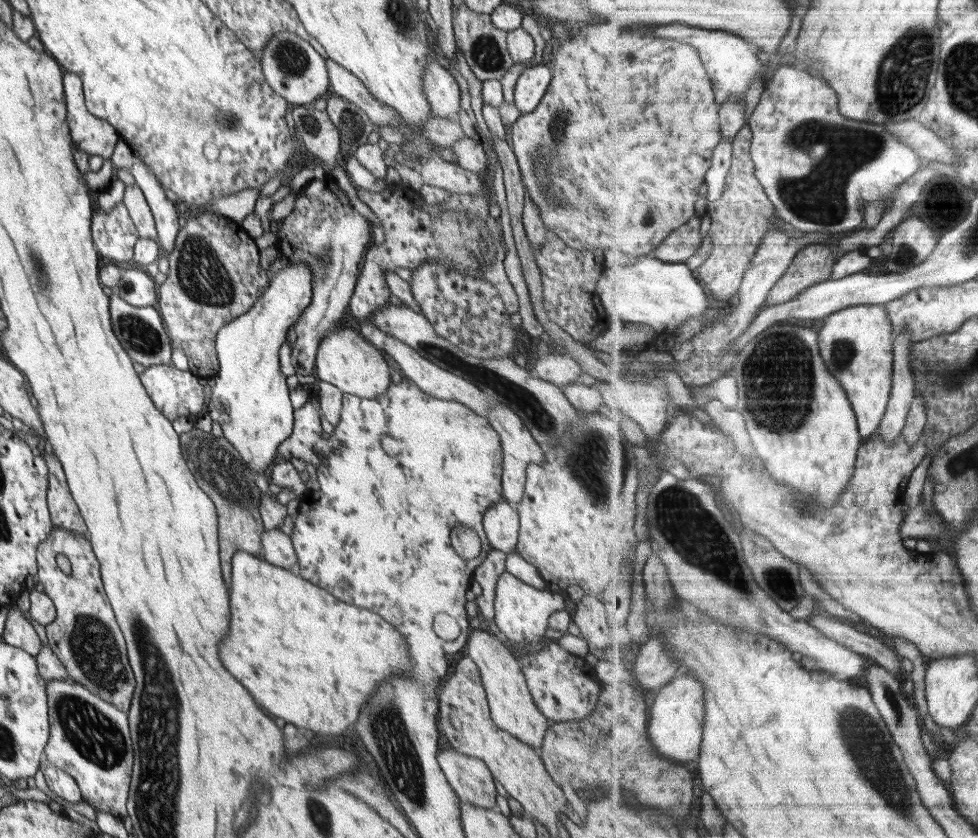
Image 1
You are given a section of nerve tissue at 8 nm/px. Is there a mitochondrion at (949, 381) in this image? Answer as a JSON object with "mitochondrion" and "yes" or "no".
{"mitochondrion":"yes"}

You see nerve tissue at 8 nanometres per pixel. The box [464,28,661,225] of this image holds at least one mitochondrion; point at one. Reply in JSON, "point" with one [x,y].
{"point":[485,51]}

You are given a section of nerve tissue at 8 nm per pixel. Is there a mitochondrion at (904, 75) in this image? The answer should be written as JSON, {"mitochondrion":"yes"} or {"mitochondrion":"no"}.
{"mitochondrion":"yes"}

